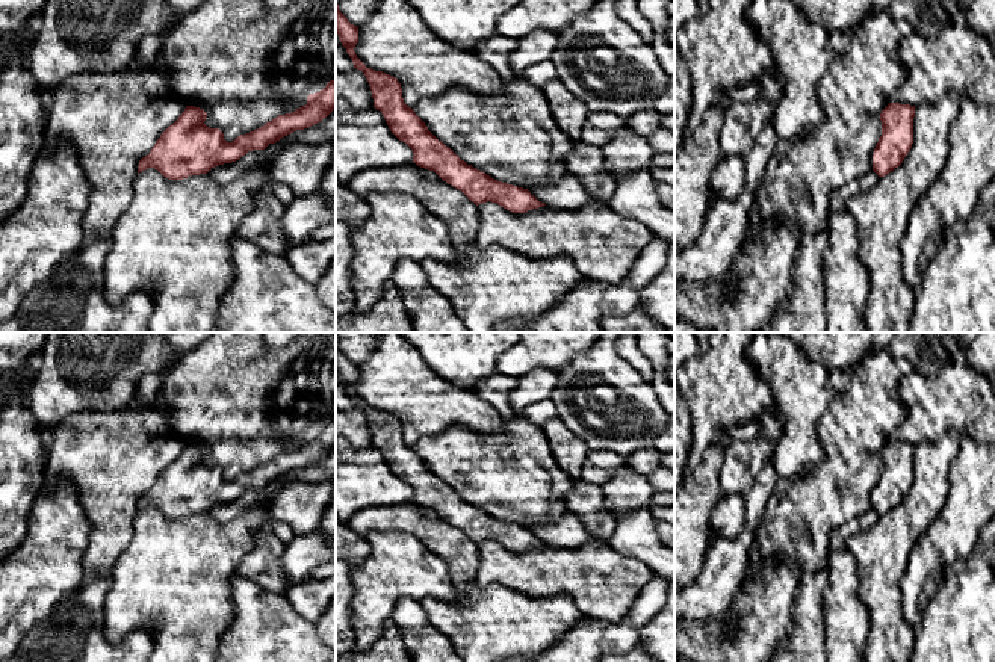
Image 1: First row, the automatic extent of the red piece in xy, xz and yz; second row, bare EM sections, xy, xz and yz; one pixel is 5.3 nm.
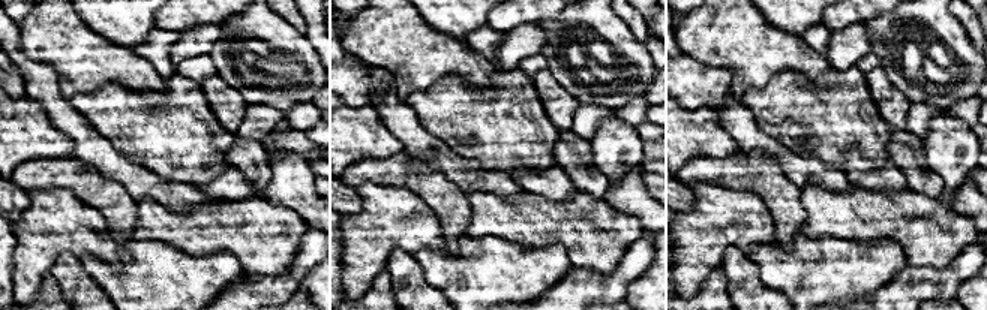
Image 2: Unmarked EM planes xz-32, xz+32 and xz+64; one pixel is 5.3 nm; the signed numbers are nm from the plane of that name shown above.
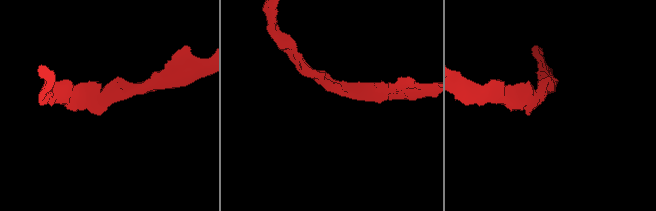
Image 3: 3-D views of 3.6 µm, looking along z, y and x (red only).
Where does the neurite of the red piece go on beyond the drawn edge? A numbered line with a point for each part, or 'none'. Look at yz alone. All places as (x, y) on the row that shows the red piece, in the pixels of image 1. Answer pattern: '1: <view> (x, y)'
none

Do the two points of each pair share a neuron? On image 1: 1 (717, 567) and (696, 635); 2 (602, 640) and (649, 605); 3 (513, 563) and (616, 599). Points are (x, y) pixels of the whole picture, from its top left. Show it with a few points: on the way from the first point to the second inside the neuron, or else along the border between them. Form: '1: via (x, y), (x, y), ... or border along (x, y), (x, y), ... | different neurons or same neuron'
1: border along (732, 603), (732, 608), (722, 620), (690, 621) | different neurons
2: via (614, 637), (637, 617) | same neuron
3: via (539, 570), (576, 572), (582, 578), (590, 578) | same neuron

